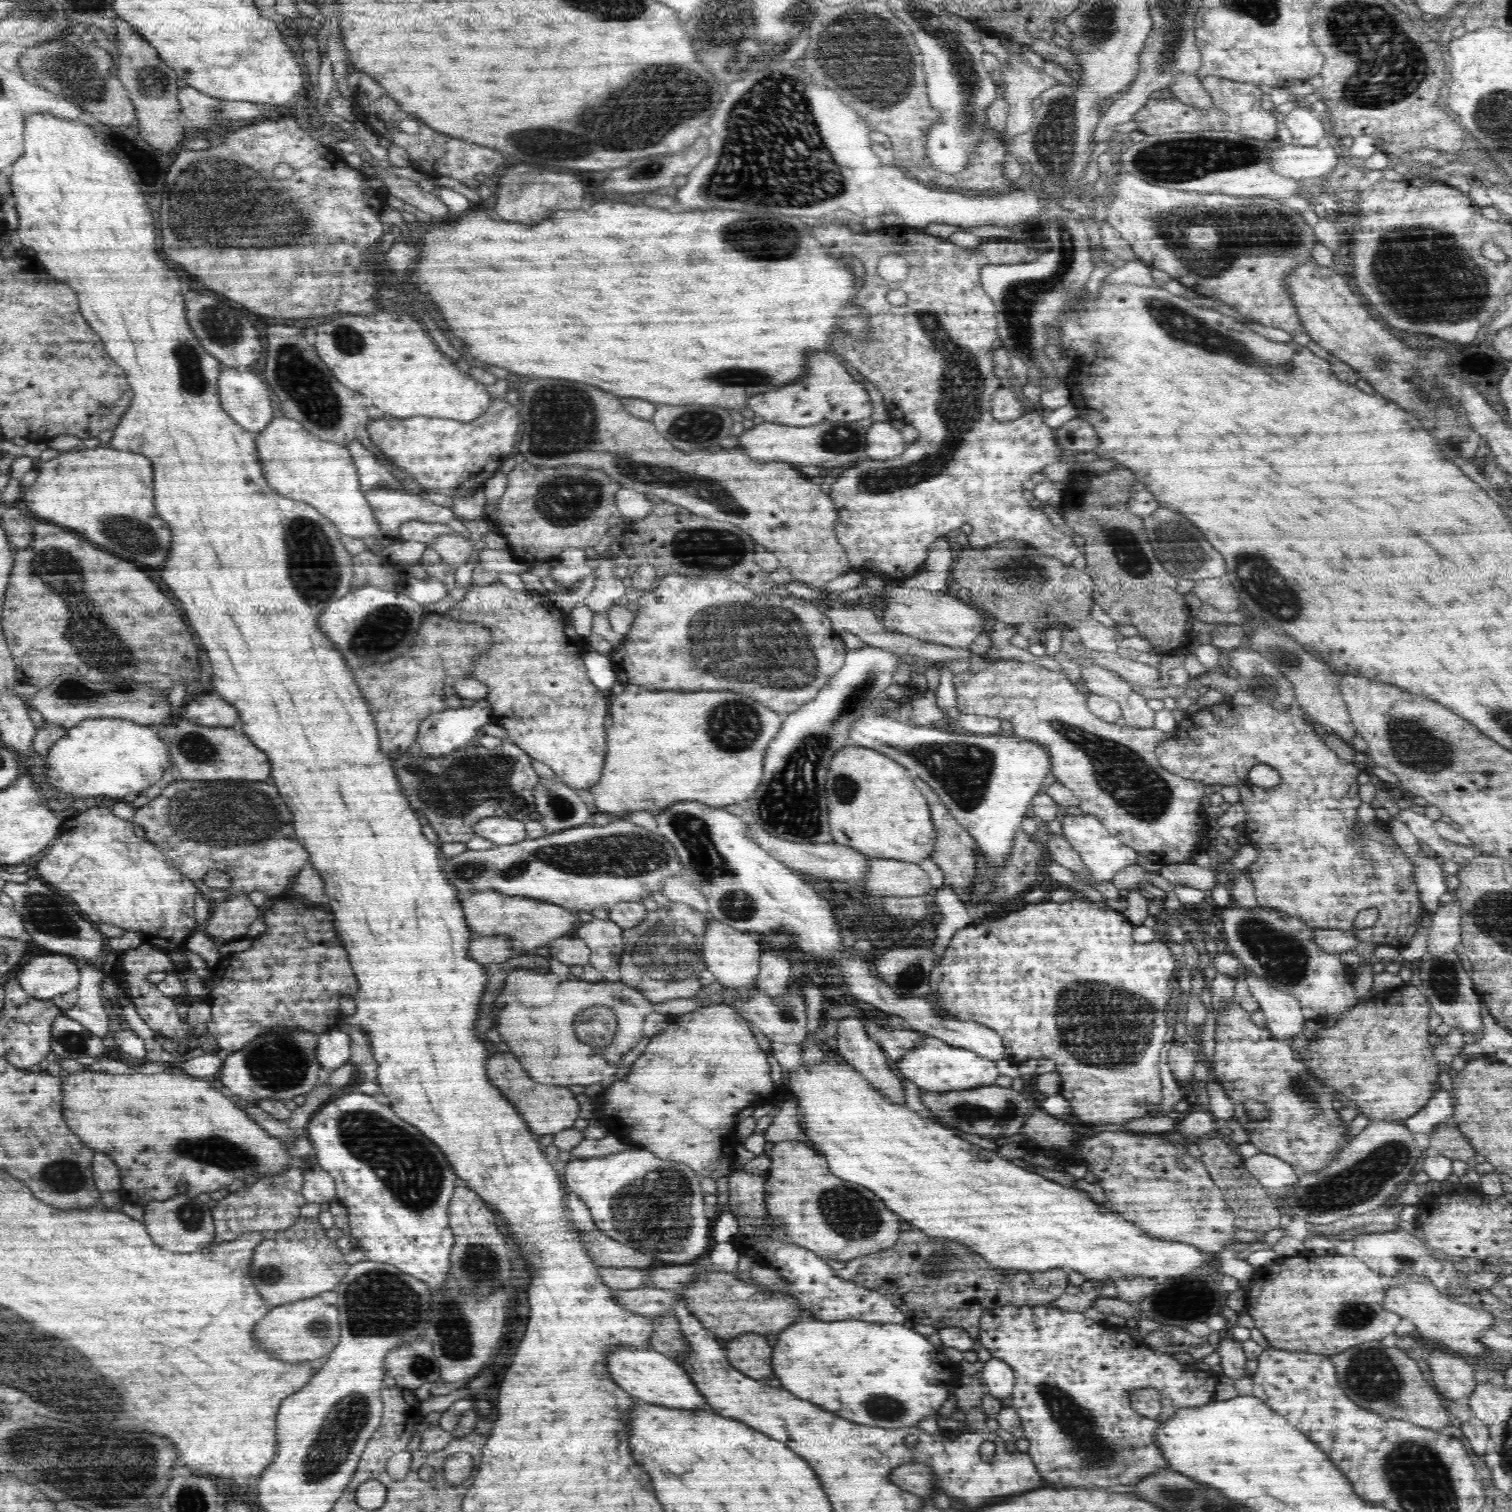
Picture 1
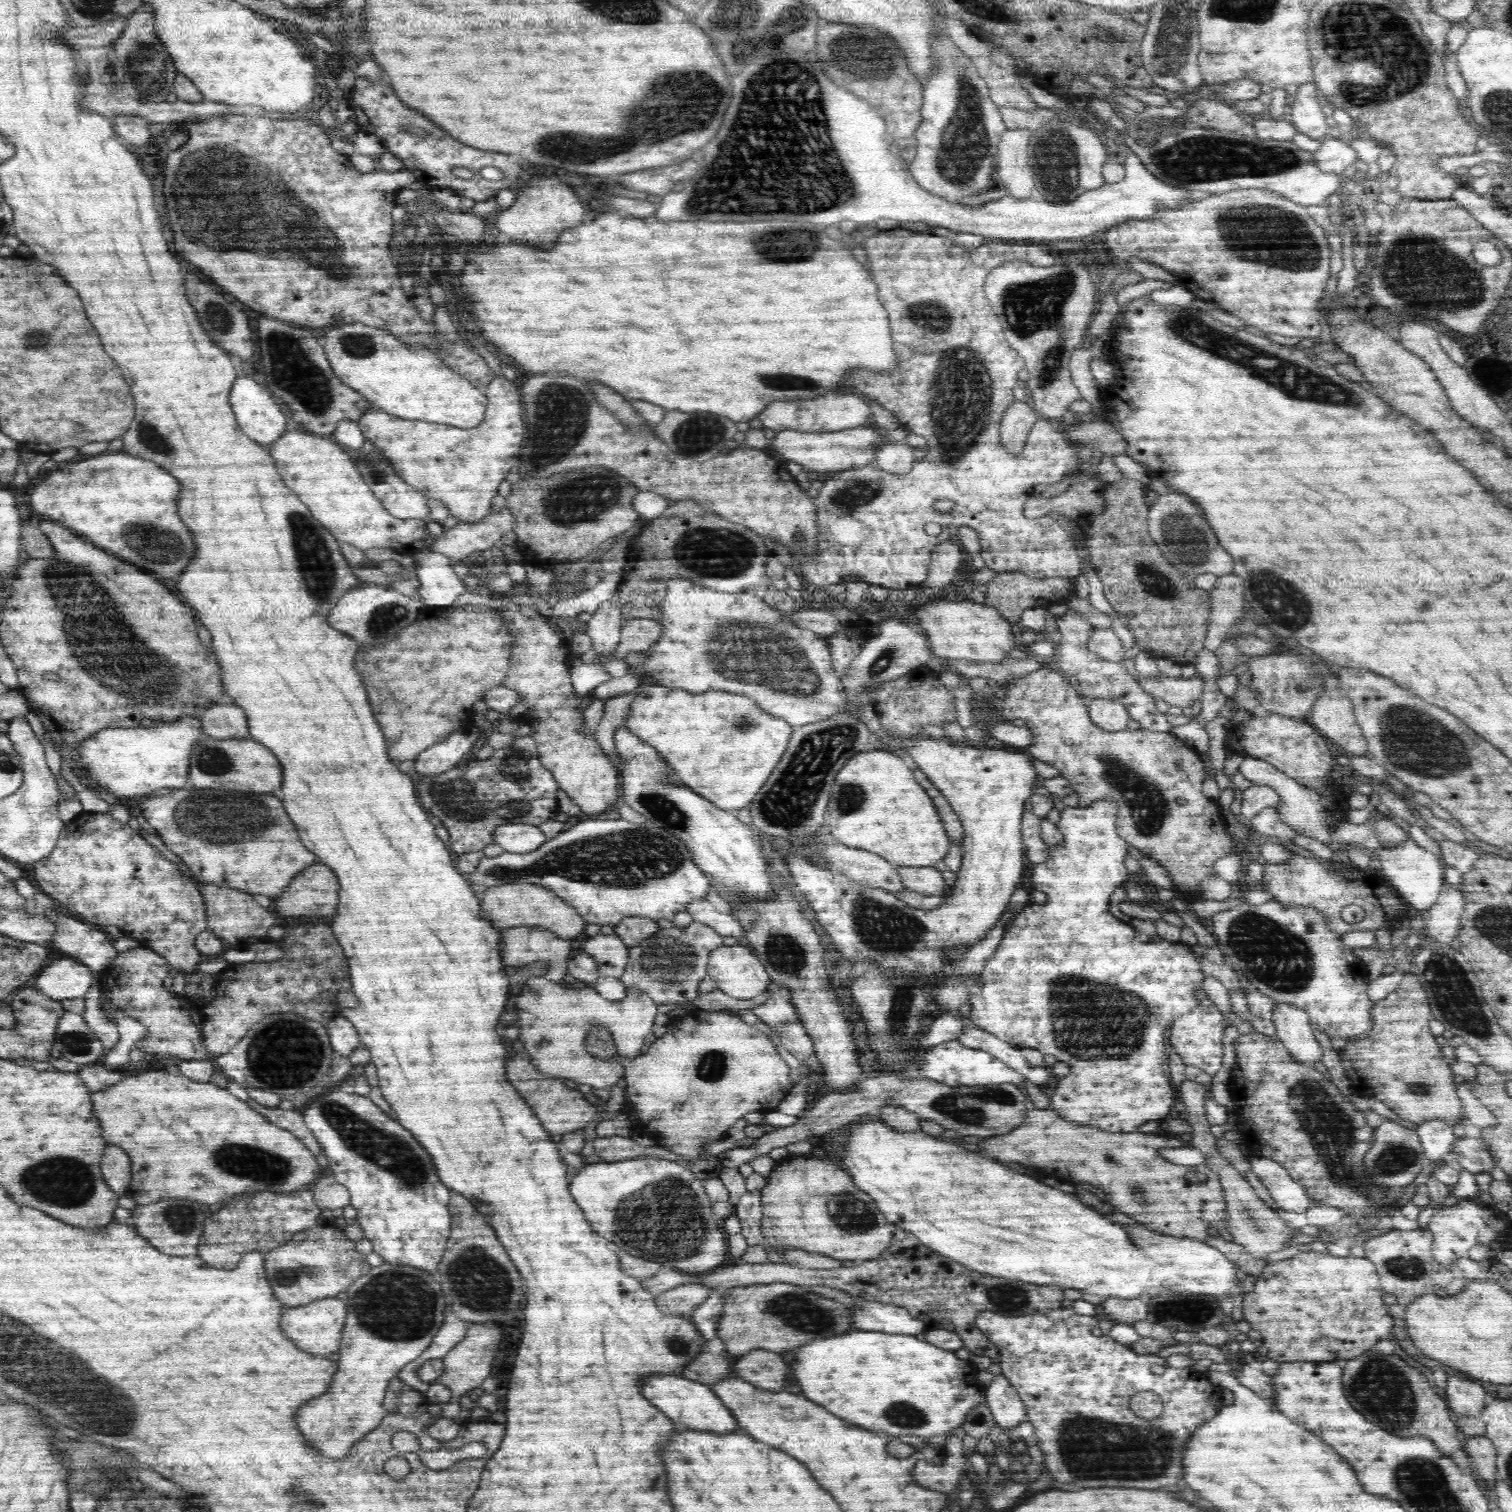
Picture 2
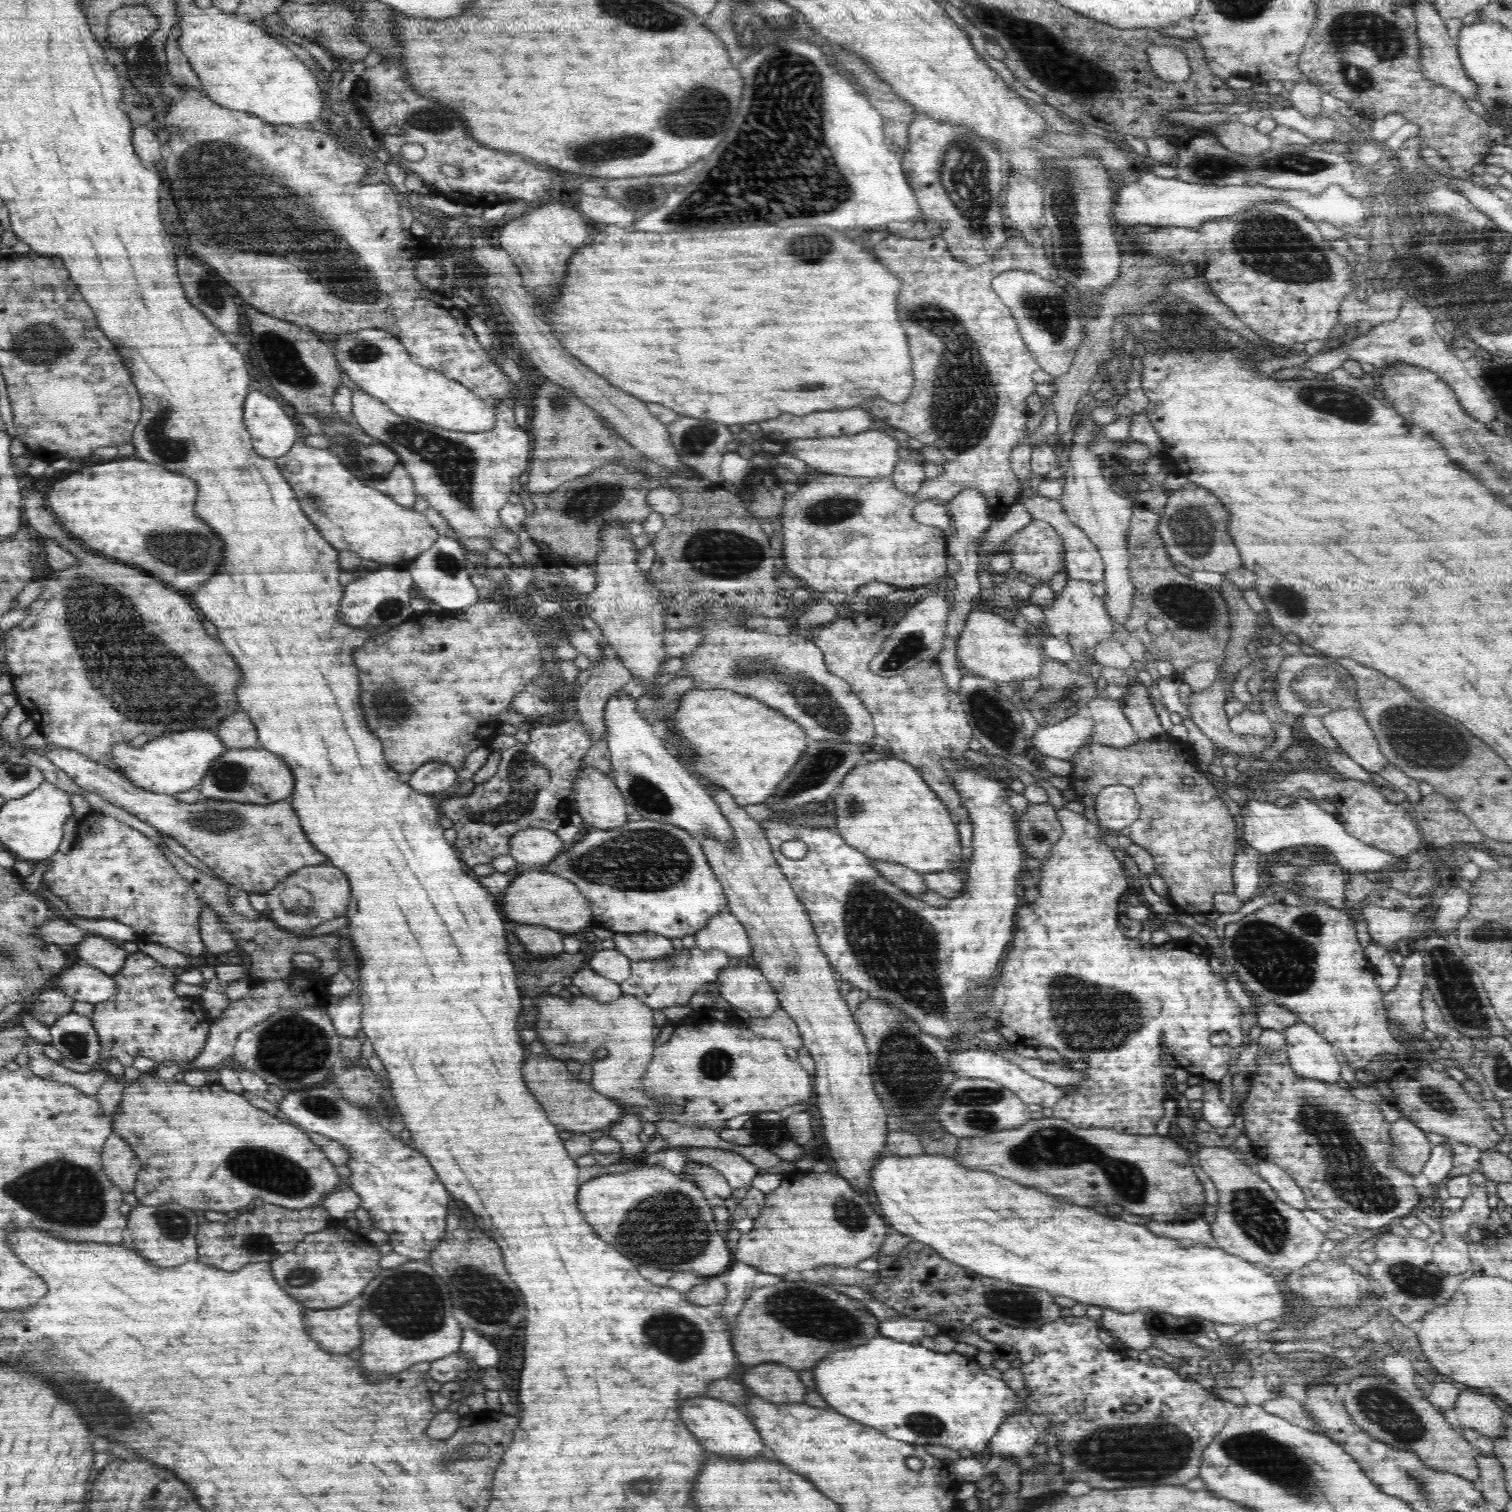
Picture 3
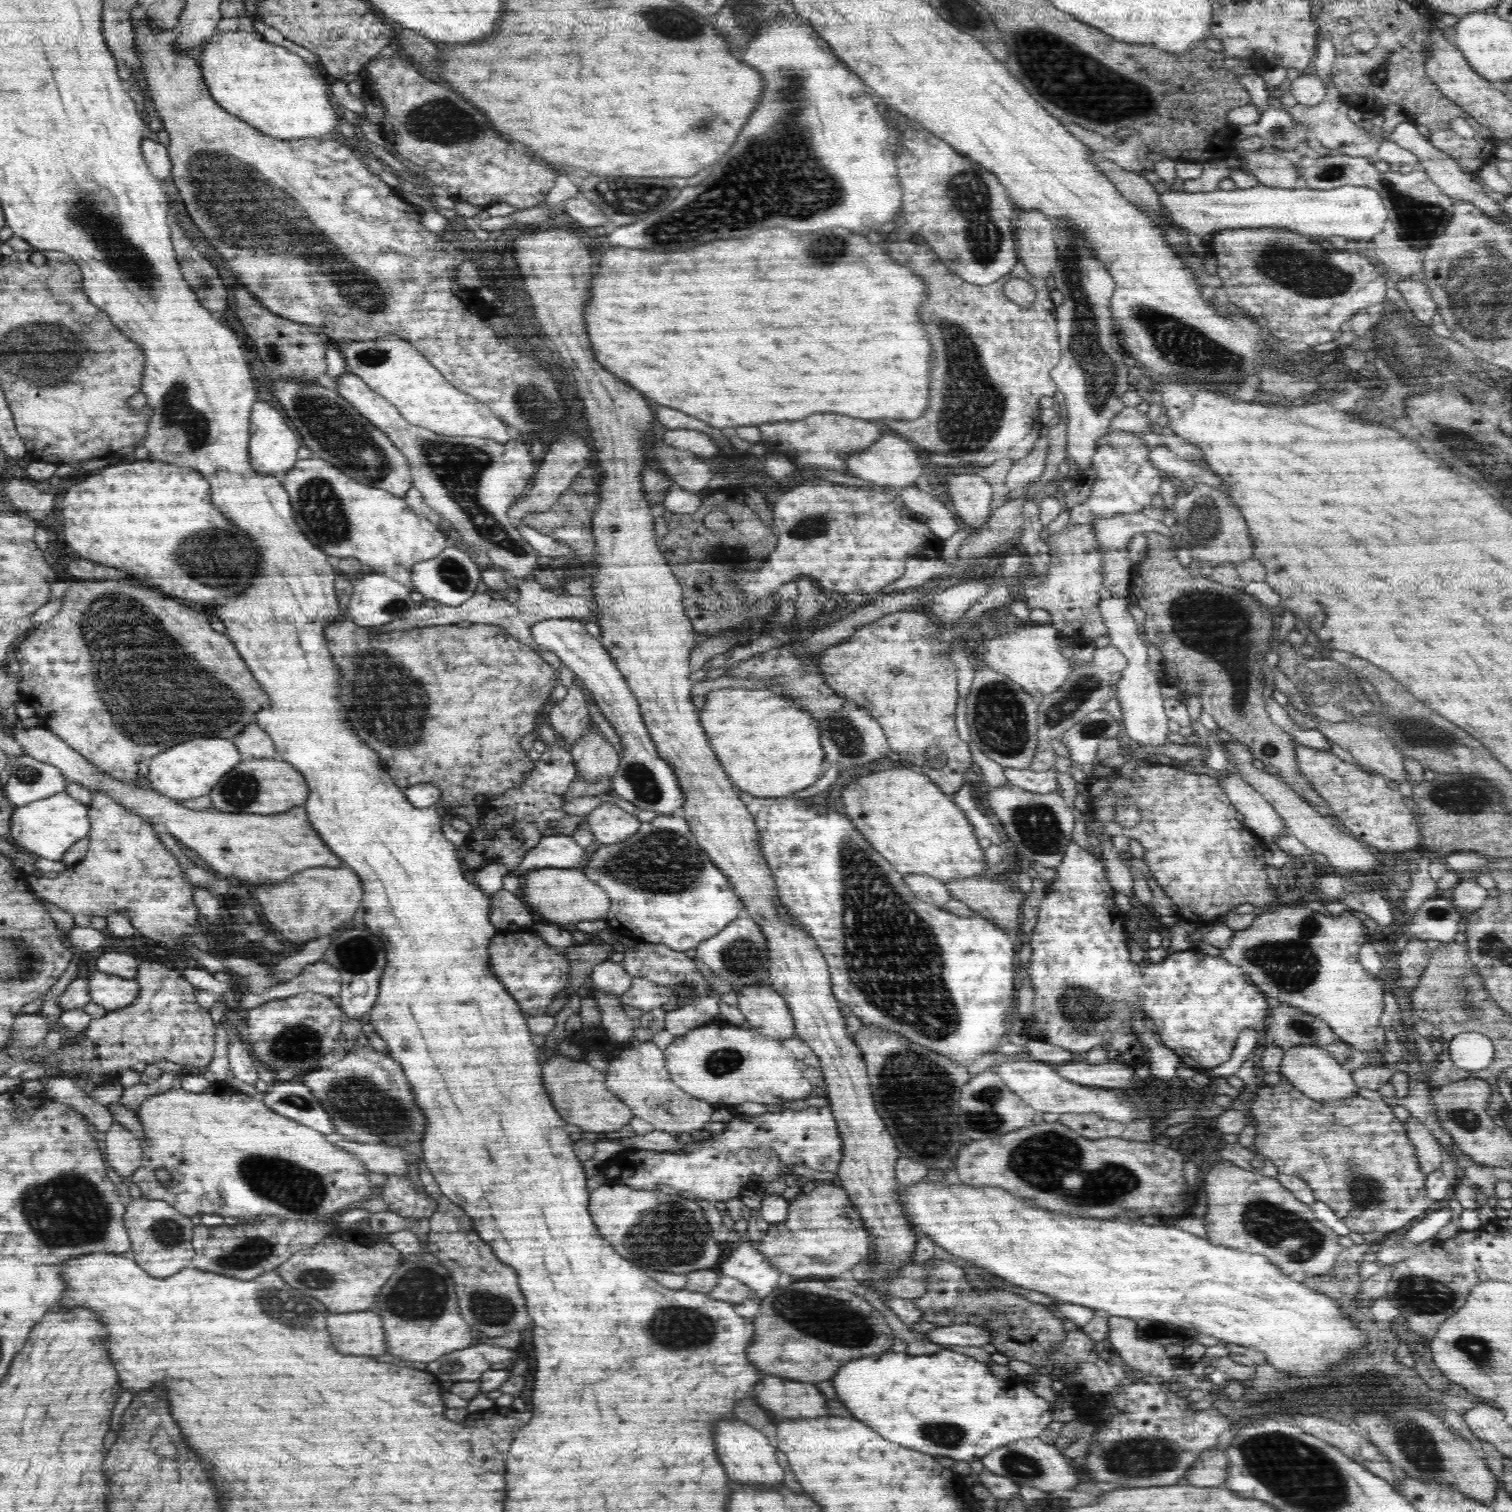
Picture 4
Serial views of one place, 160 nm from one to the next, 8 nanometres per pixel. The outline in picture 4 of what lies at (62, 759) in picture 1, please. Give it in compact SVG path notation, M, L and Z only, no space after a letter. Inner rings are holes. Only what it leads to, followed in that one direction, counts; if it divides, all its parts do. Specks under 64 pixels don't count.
M198 738L192 742L178 744L166 752L154 756L150 760L150 774L148 774L146 785L178 802L206 796L209 794L208 790L212 790L212 786L216 786L216 782L233 770L242 759L244 757L230 740Z

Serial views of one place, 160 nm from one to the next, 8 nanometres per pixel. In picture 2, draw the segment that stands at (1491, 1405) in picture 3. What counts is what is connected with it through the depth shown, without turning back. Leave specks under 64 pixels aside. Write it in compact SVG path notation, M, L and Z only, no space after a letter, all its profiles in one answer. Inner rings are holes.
M1448 1371L1444 1398L1447 1406L1456 1412L1458 1417L1470 1416L1480 1419L1481 1410L1487 1403L1489 1395L1475 1380Z

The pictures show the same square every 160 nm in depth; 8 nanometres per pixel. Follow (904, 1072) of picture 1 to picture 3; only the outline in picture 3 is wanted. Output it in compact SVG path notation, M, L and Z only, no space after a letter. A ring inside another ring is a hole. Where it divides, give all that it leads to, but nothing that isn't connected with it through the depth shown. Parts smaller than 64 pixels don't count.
M985 1048L967 1049L954 1052L952 1056L948 1056L948 1066L952 1066L954 1076L964 1077L966 1079L988 1078L999 1082L1002 1086L1012 1090L1014 1094L1018 1094L1022 1102L1029 1104L1040 1104L1044 1108L1052 1108L1056 1106L1056 1102L1060 1100L1062 1095L1065 1095L1064 1088L1044 1082L1040 1078L1030 1076L1020 1066L1004 1059L1002 1055L992 1052Z

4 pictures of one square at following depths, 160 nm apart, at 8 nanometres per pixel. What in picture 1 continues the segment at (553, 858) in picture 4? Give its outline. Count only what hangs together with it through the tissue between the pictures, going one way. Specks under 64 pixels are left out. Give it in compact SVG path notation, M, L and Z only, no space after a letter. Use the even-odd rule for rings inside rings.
M490 816L480 819L475 834L490 840L495 846L514 845L528 839L525 823L510 817Z

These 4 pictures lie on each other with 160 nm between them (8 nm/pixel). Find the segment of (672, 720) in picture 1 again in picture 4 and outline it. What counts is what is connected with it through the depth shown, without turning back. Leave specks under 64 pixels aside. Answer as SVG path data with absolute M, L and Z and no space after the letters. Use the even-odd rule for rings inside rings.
M742 687L710 690L699 721L735 788L754 797L773 799L812 786L822 770L827 770L827 764L812 718L796 706L788 706L784 702L790 700L788 697L764 692Z

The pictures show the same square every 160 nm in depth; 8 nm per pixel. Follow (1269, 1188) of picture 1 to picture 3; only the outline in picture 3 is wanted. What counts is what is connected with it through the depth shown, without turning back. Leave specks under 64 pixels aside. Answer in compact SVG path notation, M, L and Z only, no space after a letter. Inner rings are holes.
M1262 1159L1254 1169L1271 1188L1276 1190L1280 1200L1298 1211L1304 1212L1309 1209L1302 1188L1280 1166L1276 1166L1272 1161Z

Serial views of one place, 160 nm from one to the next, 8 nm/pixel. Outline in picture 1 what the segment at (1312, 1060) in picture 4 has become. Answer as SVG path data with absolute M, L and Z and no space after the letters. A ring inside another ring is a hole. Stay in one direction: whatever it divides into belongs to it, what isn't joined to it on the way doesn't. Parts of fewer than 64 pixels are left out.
M1247 971L1250 994L1258 1001L1266 1017L1266 1028L1277 1039L1290 1041L1304 1030L1306 1018L1300 1003L1288 992L1268 985L1253 972Z

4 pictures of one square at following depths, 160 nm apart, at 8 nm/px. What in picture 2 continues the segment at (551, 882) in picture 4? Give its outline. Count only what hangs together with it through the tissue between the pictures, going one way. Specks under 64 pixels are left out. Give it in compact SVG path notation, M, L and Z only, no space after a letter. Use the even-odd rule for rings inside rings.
M514 883L485 890L482 898L482 912L492 922L500 922L505 929L510 927L544 929L545 932L564 939L578 936L586 925L572 906L564 904L561 898L554 898L554 894L548 890L532 890L532 885Z

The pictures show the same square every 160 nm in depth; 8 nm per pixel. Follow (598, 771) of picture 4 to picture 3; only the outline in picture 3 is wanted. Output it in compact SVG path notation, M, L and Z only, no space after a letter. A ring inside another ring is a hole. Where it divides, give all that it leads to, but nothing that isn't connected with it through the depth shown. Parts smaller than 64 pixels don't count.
M600 637L600 643L602 643L602 649L604 649L604 658L591 667L591 677L584 686L581 686L578 700L573 702L573 713L583 718L584 724L587 724L589 734L593 736L593 743L601 739L607 740L607 727L604 721L604 714L608 699L614 694L615 690L622 689L622 686L628 684L634 677L630 669L626 668L621 660L618 660L615 652L611 652L611 648L607 645L607 640L603 640L603 637Z

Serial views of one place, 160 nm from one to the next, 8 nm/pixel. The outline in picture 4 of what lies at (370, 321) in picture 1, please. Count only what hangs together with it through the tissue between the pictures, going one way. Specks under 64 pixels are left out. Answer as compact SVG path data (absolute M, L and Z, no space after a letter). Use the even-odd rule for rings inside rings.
M396 336L380 338L380 340L378 338L358 339L354 342L341 344L341 352L345 358L348 373L354 373L360 377L368 385L368 388L388 399L388 402L391 402L408 422L416 426L422 426L438 434L476 436L478 438L490 438L496 442L504 442L508 438L514 438L514 432L508 426L504 426L504 423L496 418L496 415L492 414L485 402L480 402L473 396L452 386L452 383L448 382L440 371L436 370L434 366L428 366L428 362L424 362L420 352L406 340L400 340Z

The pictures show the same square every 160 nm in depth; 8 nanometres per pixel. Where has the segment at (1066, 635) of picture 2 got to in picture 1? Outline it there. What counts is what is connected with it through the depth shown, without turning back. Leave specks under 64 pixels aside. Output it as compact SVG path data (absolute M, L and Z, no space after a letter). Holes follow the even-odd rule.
M1082 665L1079 668L1085 693L1109 694L1121 706L1126 727L1155 729L1154 710L1148 708L1146 698L1135 692L1126 679L1100 666Z

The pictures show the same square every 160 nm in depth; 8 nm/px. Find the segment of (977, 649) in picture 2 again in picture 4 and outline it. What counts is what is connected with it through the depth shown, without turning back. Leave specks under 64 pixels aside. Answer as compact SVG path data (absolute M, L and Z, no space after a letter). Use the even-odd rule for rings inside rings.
M1028 623L1028 628L1018 632L1006 632L1004 636L986 640L980 644L978 652L982 660L988 664L986 668L994 669L1008 680L1014 681L1037 701L1060 690L1073 668L1079 666L1074 659L1067 659L1060 650L1062 637L1054 625L1048 623Z

